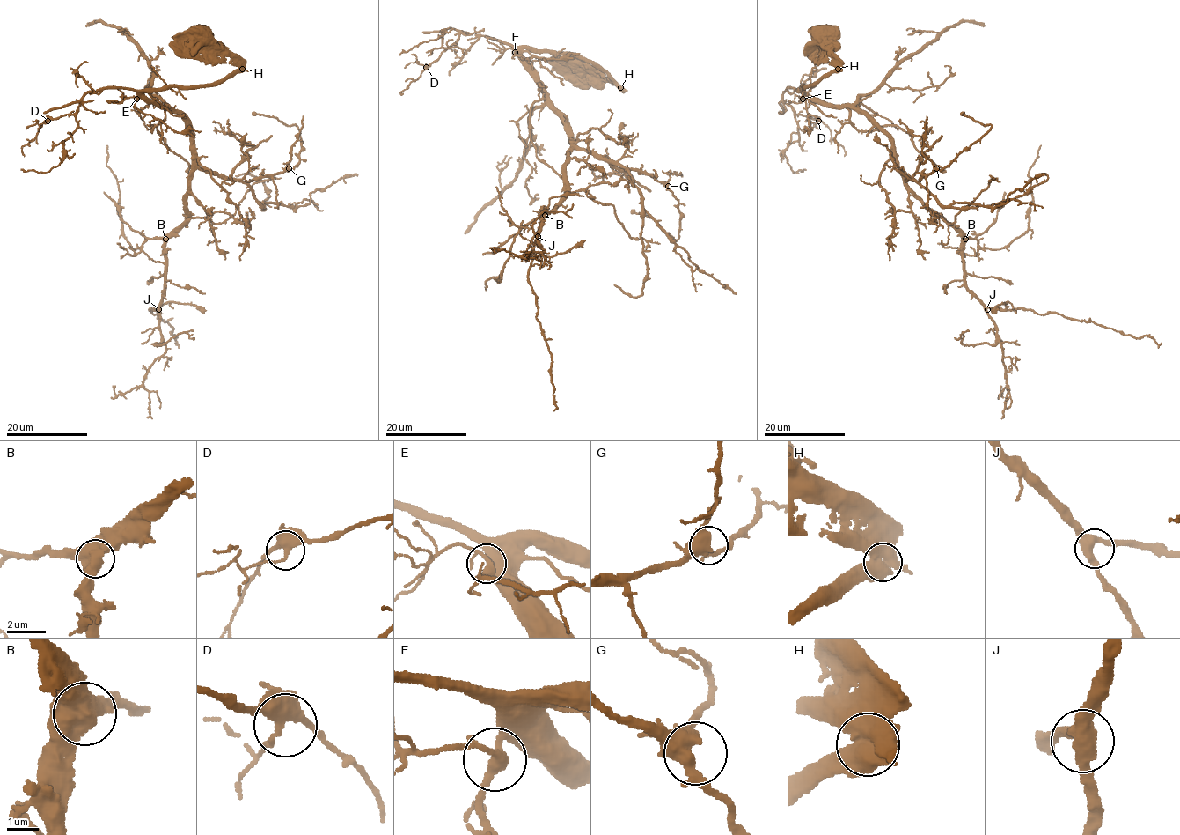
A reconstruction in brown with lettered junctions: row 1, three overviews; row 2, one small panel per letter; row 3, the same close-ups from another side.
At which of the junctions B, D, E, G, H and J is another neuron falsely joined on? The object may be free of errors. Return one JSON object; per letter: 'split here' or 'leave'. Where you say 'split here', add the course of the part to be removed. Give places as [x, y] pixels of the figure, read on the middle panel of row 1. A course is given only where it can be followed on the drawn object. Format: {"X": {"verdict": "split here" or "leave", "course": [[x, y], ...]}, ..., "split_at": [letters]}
{"B": {"verdict": "leave"}, "D": {"verdict": "leave"}, "E": {"verdict": "leave"}, "G": {"verdict": "leave"}, "H": {"verdict": "split here", "course": [[620, 87], [581, 58], [521, 54], [572, 145], [565, 194], [544, 211], [527, 282], [552, 358], [553, 410]]}, "J": {"verdict": "leave"}, "split_at": ["H"]}

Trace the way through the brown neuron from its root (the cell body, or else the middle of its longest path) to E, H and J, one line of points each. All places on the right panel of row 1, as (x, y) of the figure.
E: (823, 36), (826, 37), (826, 50), (835, 68), (817, 82), (806, 85), (801, 92), (805, 95), (802, 99)
H: (823, 36), (826, 37), (827, 53), (839, 68)
J: (823, 36), (835, 68), (801, 92), (861, 109), (888, 136), (904, 184), (961, 232), (964, 285), (987, 309)

